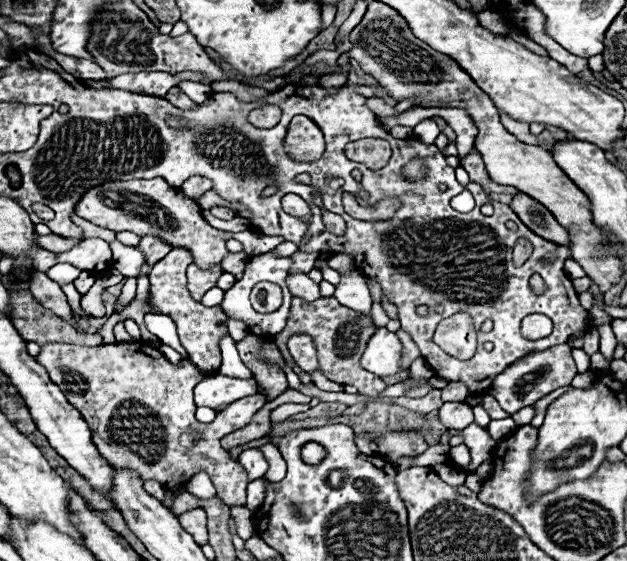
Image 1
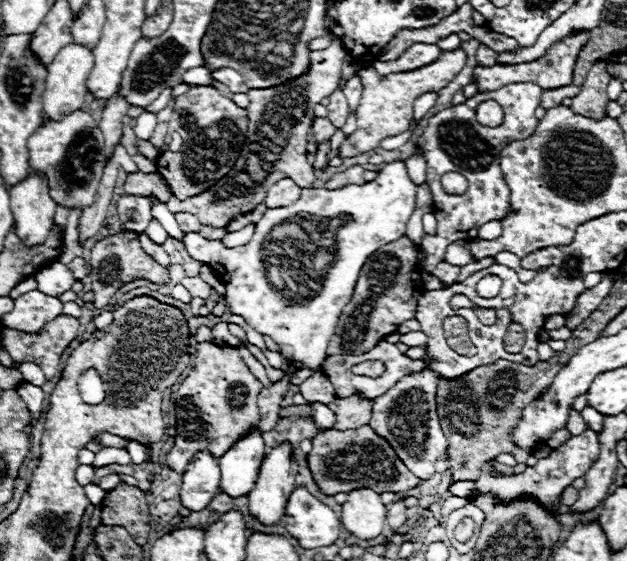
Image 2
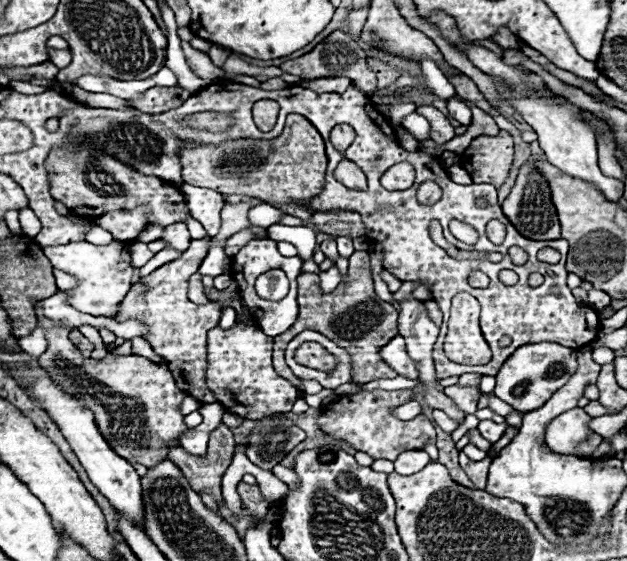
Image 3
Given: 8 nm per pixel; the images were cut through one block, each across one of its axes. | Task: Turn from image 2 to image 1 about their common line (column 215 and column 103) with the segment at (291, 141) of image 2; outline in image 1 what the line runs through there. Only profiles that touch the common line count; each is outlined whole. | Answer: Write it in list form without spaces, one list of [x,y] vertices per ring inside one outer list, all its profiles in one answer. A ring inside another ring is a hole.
[[[162,178],[104,182],[100,188],[92,188],[92,192],[86,192],[84,198],[80,198],[76,214],[96,226],[114,232],[158,236],[172,248],[186,248],[192,254],[194,262],[202,268],[208,268],[208,264],[220,264],[228,254],[226,240],[232,238],[232,232],[210,226],[202,216],[202,208],[196,202],[184,198],[178,188],[168,188]]]

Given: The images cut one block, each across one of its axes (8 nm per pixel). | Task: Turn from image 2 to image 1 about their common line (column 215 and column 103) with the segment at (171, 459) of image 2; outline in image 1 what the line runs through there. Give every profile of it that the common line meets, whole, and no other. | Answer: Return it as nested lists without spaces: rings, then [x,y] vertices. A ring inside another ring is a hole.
[[[52,342],[42,346],[36,362],[46,368],[50,380],[60,386],[68,402],[90,424],[94,444],[114,468],[134,470],[140,480],[156,480],[166,490],[182,488],[194,474],[206,472],[226,506],[246,504],[248,480],[244,470],[230,460],[220,440],[252,420],[266,402],[262,394],[236,400],[216,414],[216,422],[202,424],[194,418],[192,388],[208,374],[200,372],[190,360],[180,366],[170,364],[162,352],[146,346],[146,342],[100,344],[96,348]],[[118,406],[120,410],[116,410]],[[184,432],[186,446],[180,442]]]

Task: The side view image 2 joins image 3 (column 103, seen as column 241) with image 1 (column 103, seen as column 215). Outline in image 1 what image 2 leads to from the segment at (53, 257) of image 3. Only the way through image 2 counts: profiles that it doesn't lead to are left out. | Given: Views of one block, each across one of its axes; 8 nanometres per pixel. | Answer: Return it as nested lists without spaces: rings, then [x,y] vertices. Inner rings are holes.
[[[84,238],[76,248],[58,254],[58,262],[78,264],[78,268],[90,272],[104,272],[112,268],[110,244],[100,238]]]

